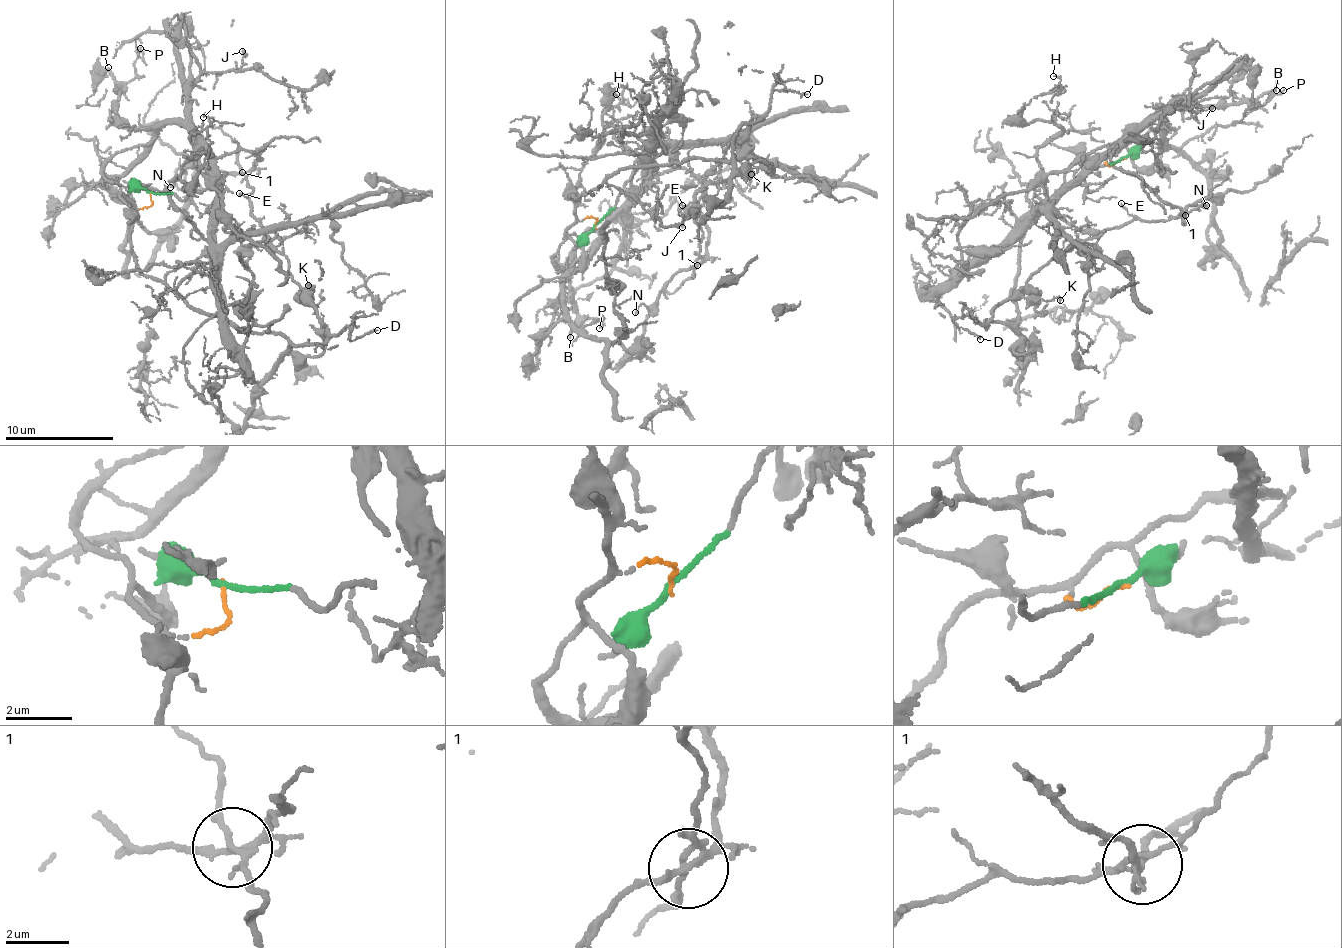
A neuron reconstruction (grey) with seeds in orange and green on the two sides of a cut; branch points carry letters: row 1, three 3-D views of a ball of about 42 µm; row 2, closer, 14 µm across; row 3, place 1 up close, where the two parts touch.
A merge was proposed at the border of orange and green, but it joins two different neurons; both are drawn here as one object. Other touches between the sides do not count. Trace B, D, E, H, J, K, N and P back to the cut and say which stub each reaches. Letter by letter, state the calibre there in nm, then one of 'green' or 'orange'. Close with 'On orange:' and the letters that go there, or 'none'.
B: 180 nm | green
D: 130 nm | orange
E: 120 nm | orange
H: 130 nm | green
J: 140 nm | green
K: 120 nm | orange
N: 120 nm | green
P: 120 nm | green
On orange: D, E, K

